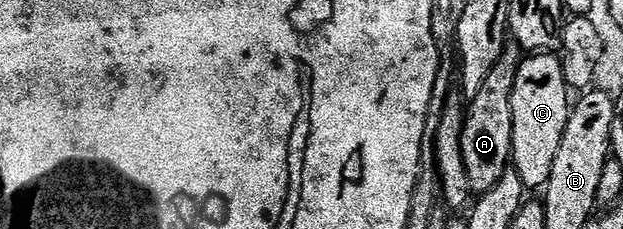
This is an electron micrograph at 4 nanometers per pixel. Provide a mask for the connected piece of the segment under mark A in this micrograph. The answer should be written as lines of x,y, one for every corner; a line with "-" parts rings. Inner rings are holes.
511,49
505,50
497,64
490,70
489,76
482,83
478,95
467,104
462,129
462,161
466,161
468,189
473,196
479,197
494,189
502,181
505,171
509,170
512,157
512,90
516,80
516,70
520,68
521,56
516,56

